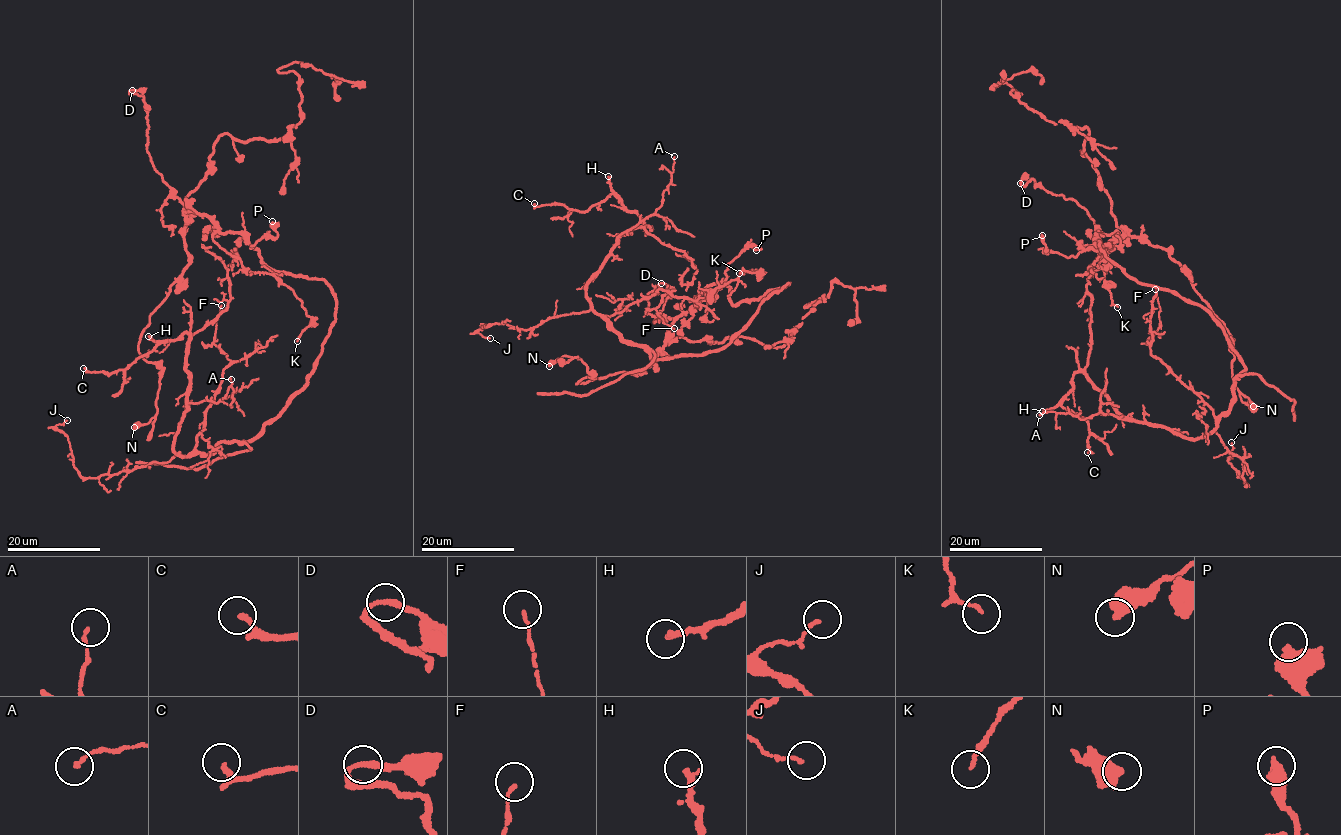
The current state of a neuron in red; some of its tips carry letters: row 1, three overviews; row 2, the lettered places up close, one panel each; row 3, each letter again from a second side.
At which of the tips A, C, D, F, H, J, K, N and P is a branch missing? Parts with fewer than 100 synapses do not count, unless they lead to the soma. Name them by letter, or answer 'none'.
none

